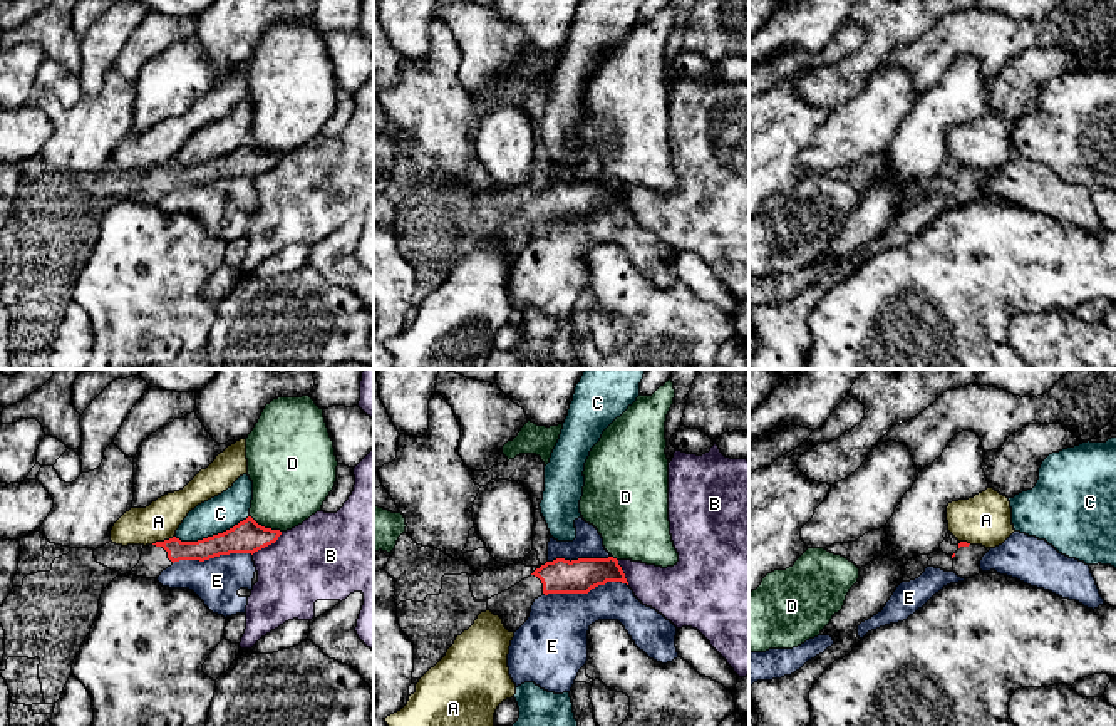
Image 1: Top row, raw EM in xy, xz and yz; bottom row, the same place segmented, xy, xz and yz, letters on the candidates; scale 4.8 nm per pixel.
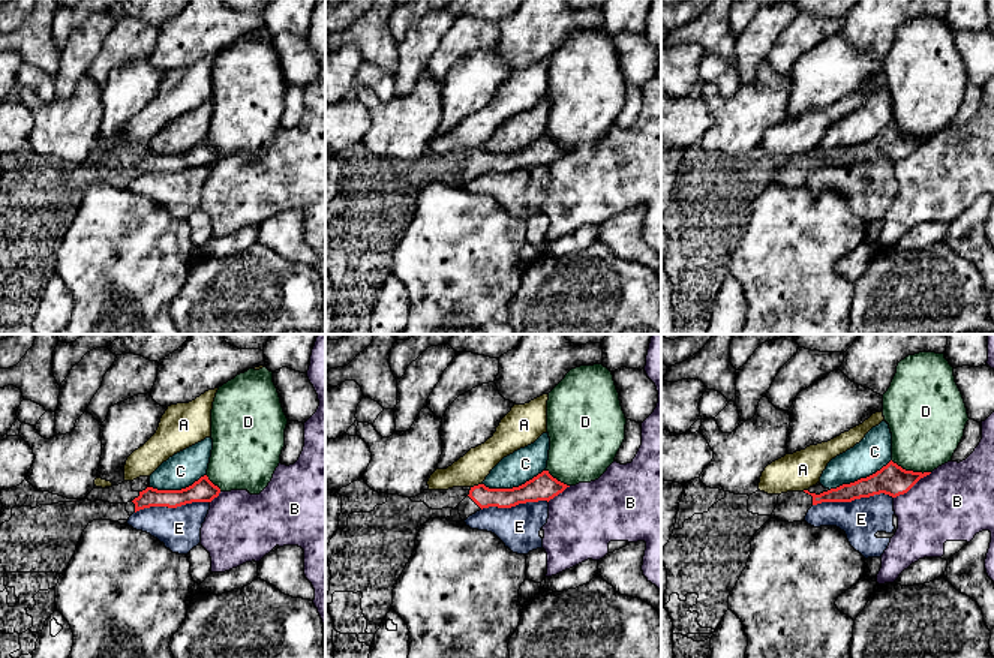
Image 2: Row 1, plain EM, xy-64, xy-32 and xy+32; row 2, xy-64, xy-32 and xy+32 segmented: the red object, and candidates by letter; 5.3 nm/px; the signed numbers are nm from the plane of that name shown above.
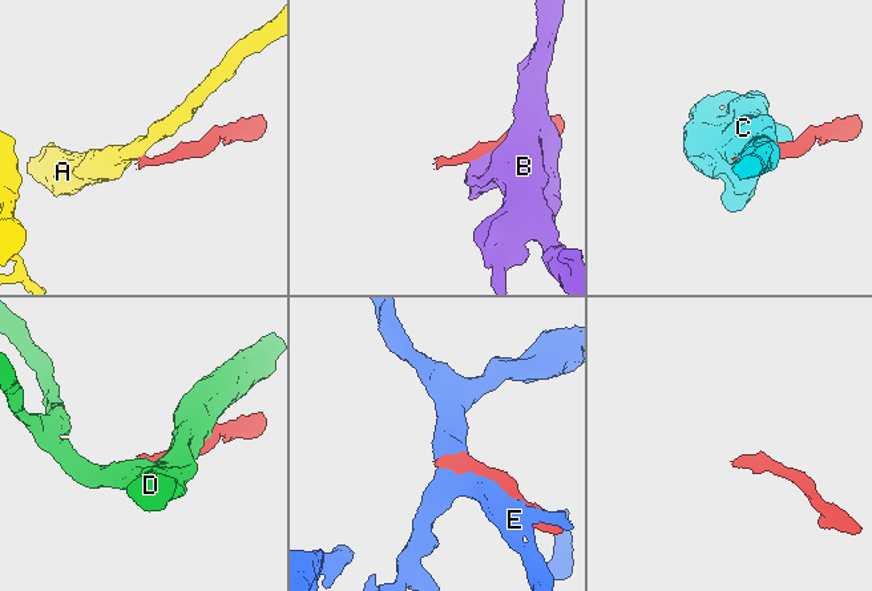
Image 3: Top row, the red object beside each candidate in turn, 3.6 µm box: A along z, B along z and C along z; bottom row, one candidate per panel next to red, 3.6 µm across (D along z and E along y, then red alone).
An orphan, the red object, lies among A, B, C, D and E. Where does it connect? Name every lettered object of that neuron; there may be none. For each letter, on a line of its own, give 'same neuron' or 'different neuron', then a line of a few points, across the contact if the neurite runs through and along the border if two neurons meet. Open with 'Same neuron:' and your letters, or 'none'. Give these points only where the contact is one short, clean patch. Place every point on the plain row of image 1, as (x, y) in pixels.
Same neuron: none
A: different neuron | xy (173, 160), (151, 168)
B: different neuron
C: different neuron
D: different neuron
E: different neuron

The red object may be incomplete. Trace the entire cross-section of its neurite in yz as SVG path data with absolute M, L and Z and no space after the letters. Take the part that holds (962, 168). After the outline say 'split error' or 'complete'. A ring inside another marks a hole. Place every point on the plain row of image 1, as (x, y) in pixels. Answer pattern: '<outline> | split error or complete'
M967 166L958 168L958 174L952 179L953 183L953 196L962 203L972 203L979 200L980 184L990 173L982 169L970 169Z | split error

